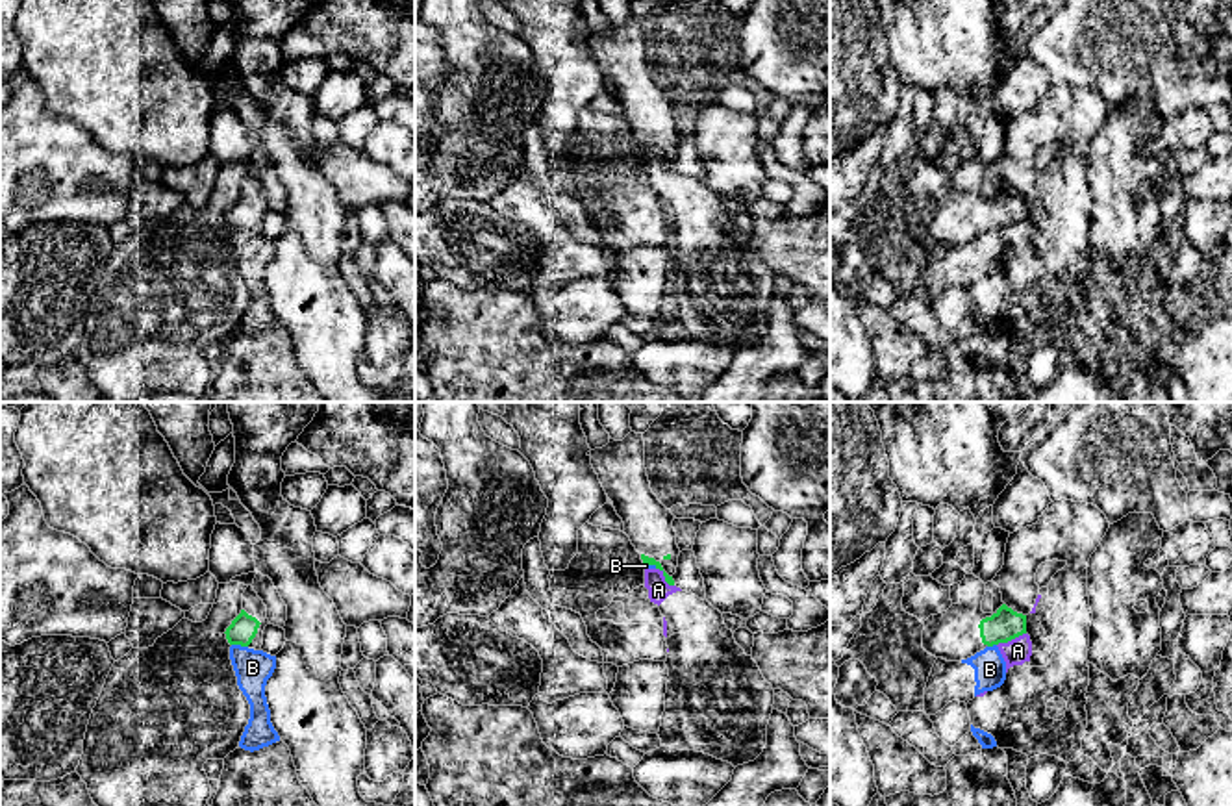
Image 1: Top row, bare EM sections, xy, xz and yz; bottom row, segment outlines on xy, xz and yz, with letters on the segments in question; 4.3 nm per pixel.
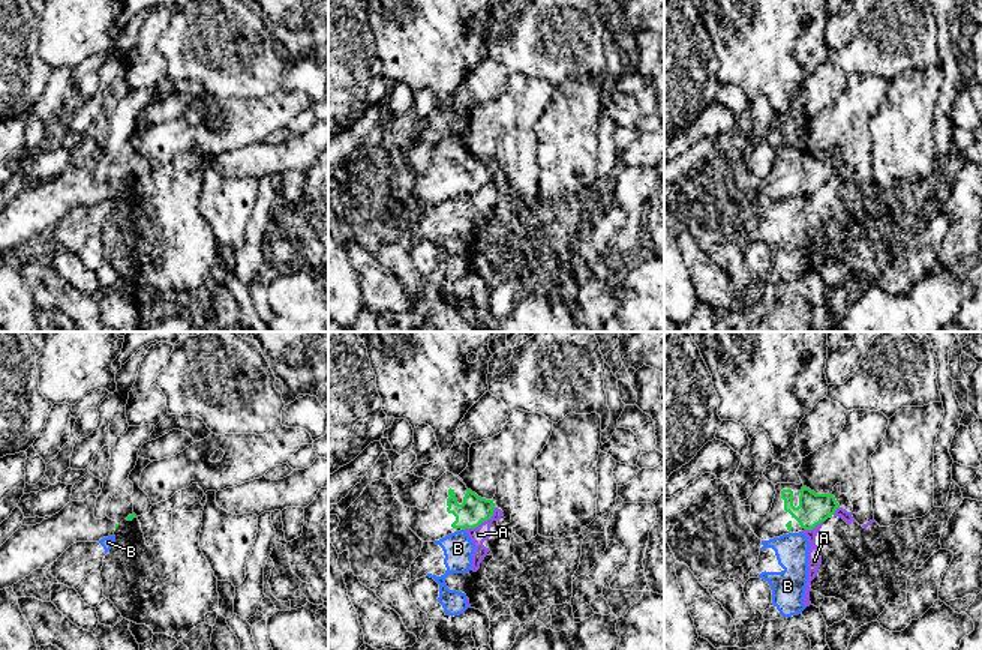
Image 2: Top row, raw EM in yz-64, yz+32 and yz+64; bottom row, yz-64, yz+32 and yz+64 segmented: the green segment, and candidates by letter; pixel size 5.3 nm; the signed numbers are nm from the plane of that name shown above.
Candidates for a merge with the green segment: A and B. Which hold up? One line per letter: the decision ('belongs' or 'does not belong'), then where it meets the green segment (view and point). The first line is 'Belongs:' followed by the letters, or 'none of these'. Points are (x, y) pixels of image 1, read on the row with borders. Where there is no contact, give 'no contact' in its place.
Belongs: none of these
A: does not belong; contact yz (1010, 640)
B: does not belong; contact xy (239, 643)

